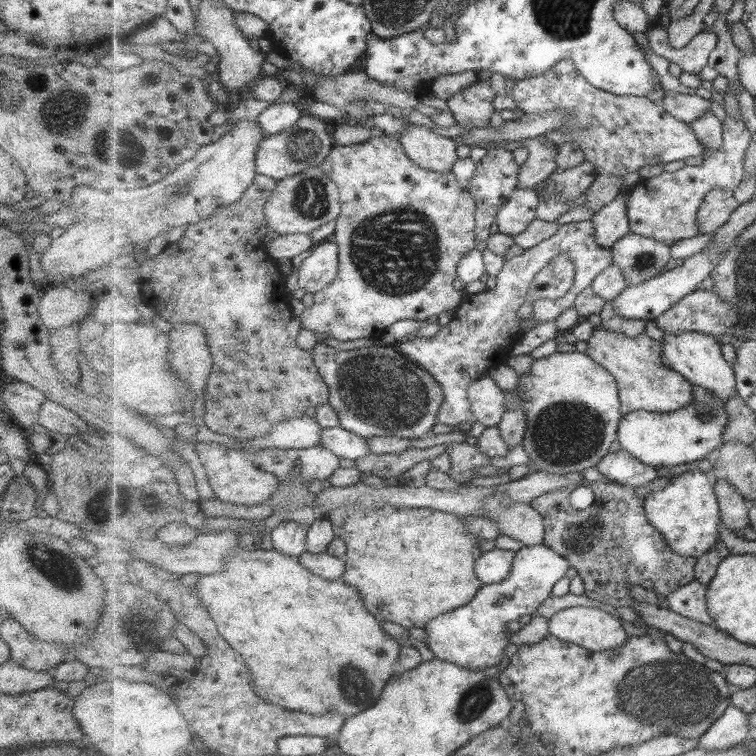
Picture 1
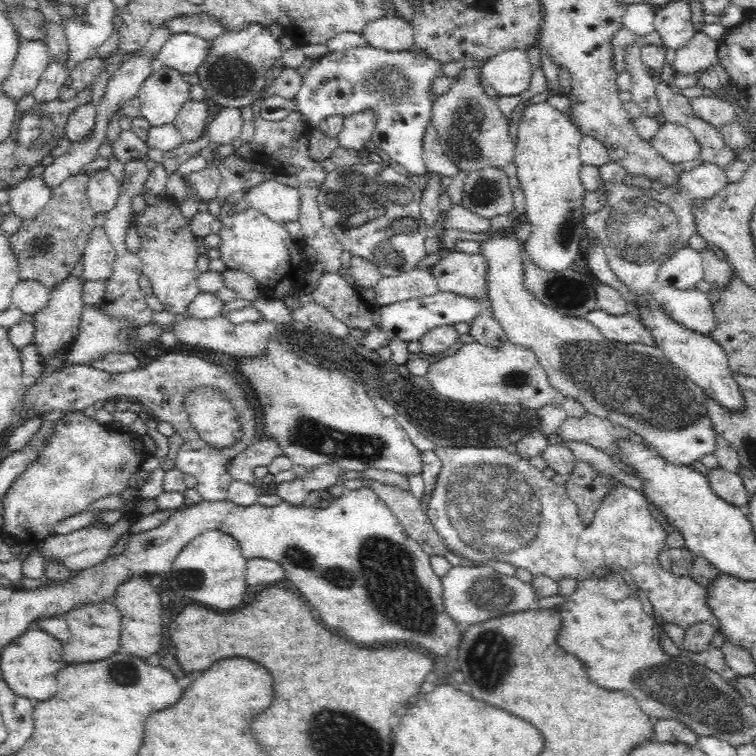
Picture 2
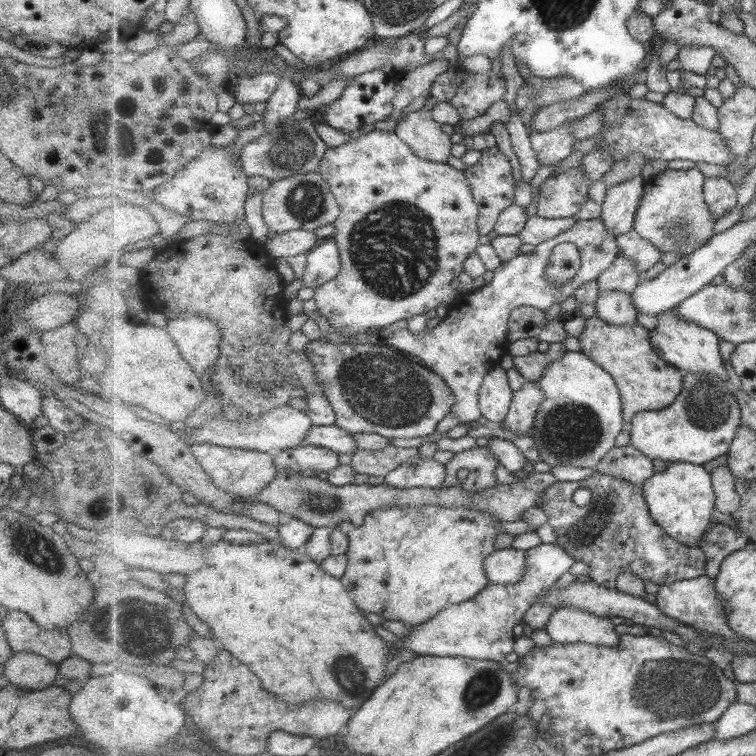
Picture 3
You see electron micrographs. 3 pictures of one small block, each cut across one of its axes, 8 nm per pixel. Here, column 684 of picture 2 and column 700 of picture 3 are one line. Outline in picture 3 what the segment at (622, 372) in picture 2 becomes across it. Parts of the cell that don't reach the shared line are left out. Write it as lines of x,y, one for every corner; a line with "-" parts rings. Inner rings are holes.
710,374
684,375
684,387
677,400
667,408
637,413
631,422
630,444
651,460
687,462
705,466
727,454
742,424
740,401
727,380

